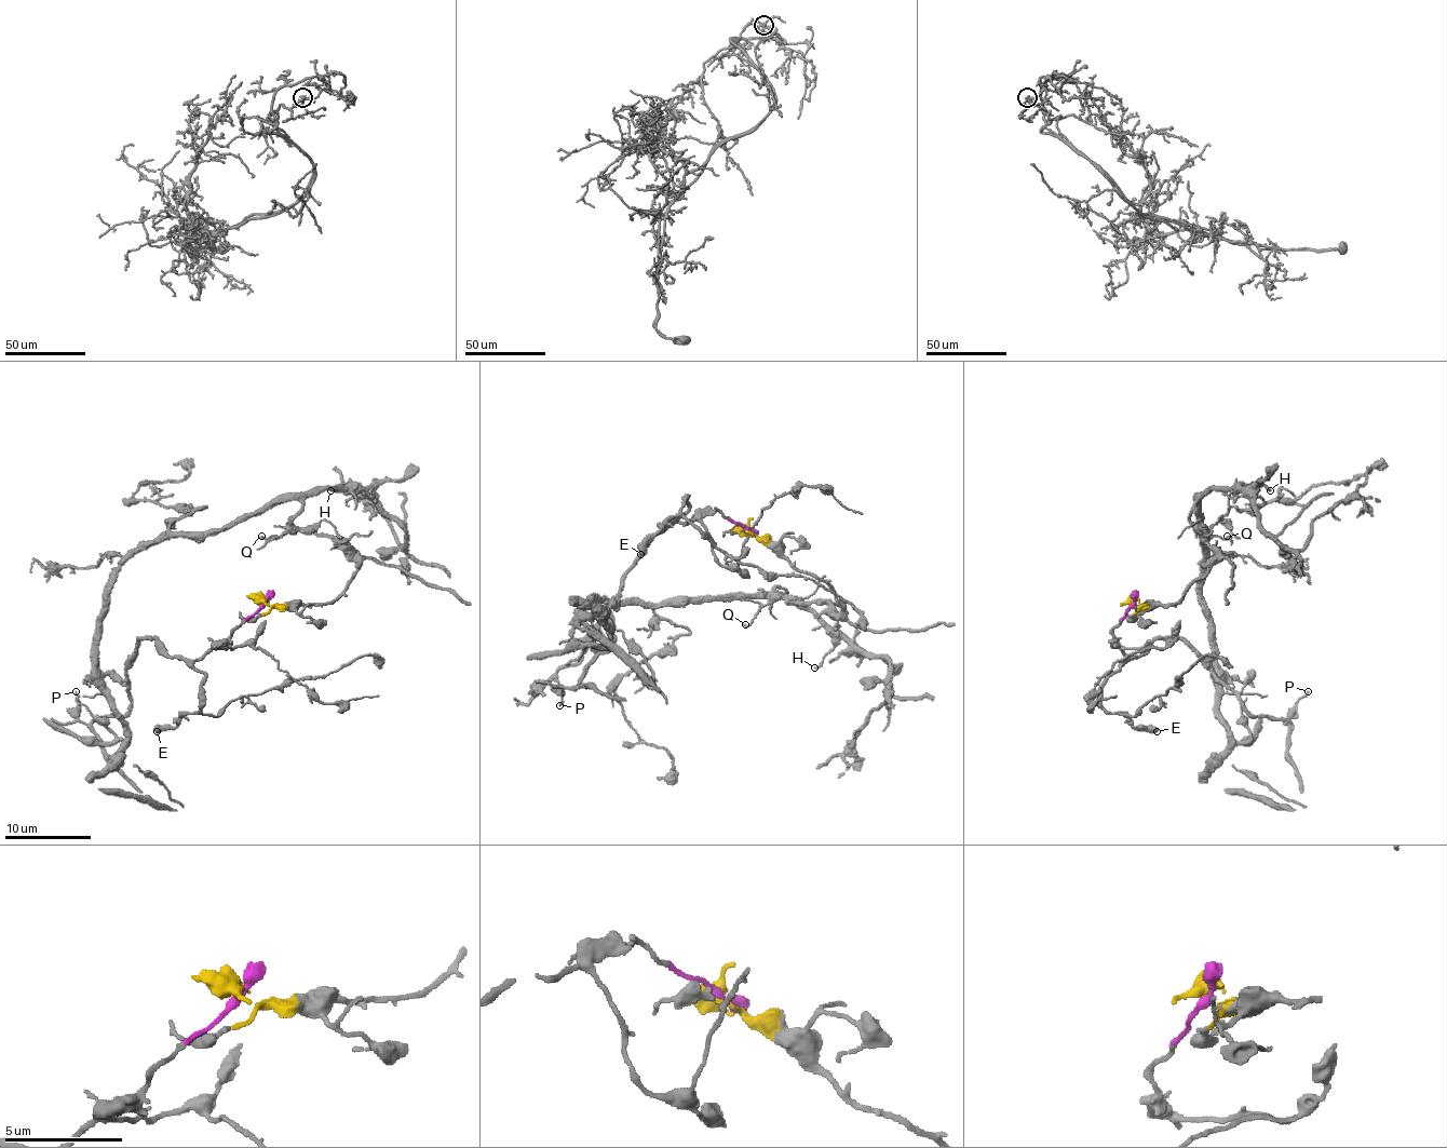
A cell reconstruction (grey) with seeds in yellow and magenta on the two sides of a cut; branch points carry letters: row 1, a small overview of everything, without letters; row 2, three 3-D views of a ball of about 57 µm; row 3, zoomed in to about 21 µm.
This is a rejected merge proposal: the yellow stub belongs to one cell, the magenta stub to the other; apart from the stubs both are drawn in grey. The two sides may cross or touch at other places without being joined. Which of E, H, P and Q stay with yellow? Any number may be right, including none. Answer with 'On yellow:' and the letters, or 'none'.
On yellow: H, Q

